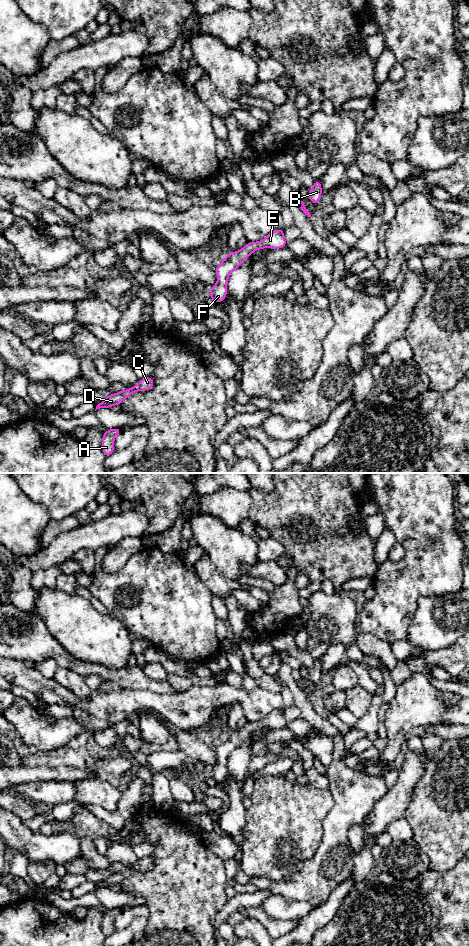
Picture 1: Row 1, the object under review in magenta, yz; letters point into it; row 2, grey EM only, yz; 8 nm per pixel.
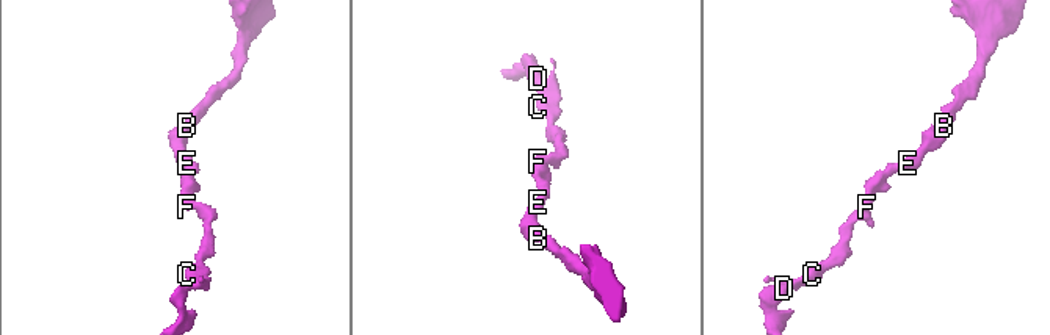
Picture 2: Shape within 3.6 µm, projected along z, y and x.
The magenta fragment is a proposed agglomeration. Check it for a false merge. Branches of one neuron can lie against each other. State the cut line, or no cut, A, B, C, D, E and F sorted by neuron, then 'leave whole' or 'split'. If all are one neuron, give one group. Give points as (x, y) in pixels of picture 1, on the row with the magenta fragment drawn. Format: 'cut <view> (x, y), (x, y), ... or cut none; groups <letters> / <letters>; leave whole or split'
cut none; groups A B C D E F; leave whole

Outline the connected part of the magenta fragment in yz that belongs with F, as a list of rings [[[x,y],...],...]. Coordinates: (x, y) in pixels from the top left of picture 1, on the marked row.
[[[273,230],[262,241],[248,242],[239,251],[230,252],[215,268],[217,283],[209,290],[212,303],[221,303],[227,296],[227,284],[229,275],[239,268],[250,255],[260,249],[281,249],[286,246],[284,230]]]

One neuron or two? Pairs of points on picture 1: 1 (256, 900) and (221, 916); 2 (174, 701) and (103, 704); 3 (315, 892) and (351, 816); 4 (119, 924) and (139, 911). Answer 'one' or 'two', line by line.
1: one
2: one
3: one
4: one

